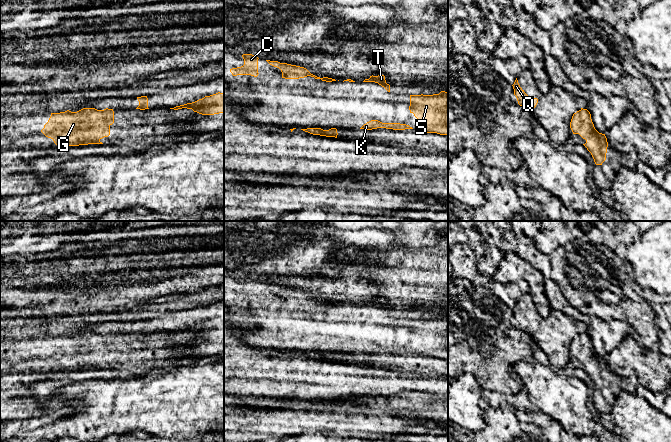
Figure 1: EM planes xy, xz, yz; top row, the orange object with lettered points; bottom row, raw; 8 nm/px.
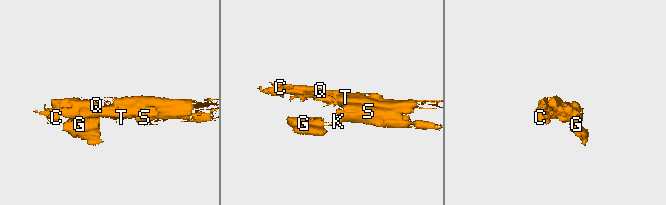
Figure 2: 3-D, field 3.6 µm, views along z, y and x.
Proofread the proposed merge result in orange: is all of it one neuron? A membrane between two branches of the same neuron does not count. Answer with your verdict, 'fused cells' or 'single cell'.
fused cells

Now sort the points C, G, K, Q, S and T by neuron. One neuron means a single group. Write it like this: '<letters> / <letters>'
C K Q S T / G

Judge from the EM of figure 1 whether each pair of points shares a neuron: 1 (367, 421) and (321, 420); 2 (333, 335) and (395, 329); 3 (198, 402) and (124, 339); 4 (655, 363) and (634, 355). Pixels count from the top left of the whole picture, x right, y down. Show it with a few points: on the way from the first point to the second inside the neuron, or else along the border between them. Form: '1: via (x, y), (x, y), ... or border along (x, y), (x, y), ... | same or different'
1: via (356, 421), (332, 421) | same
2: via (348, 329), (380, 329) | same
3: border along (154, 368), (144, 375), (135, 377) | different
4: via (650, 363), (645, 363), (639, 358) | same

